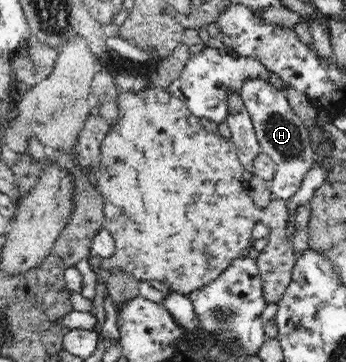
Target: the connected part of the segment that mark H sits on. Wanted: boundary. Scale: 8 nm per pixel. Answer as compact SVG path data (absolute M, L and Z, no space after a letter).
M249 80L240 95L253 120L261 152L271 156L275 164L274 176L269 180L273 196L288 200L300 190L304 176L314 168L314 147L308 129L293 112L287 98L272 83Z

